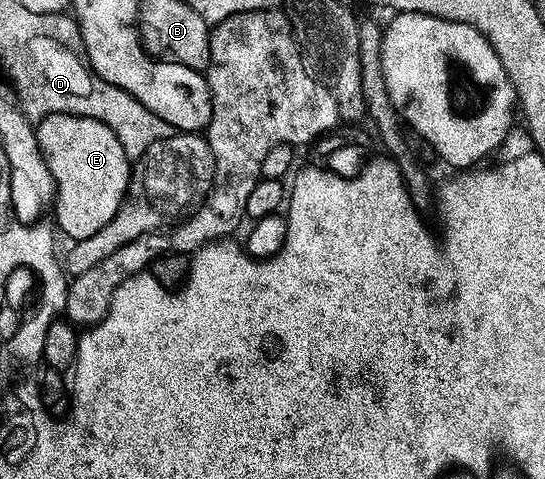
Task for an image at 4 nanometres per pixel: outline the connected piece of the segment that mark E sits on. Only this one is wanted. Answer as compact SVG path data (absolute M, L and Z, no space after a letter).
M53 113L49 117L38 120L37 132L40 149L55 178L56 193L53 214L55 213L55 219L59 222L60 229L68 235L68 240L71 241L93 237L93 233L97 233L97 229L109 225L109 221L123 203L123 197L127 193L127 184L131 182L132 160L128 159L121 141L117 141L113 129L109 129L109 125L96 119Z

